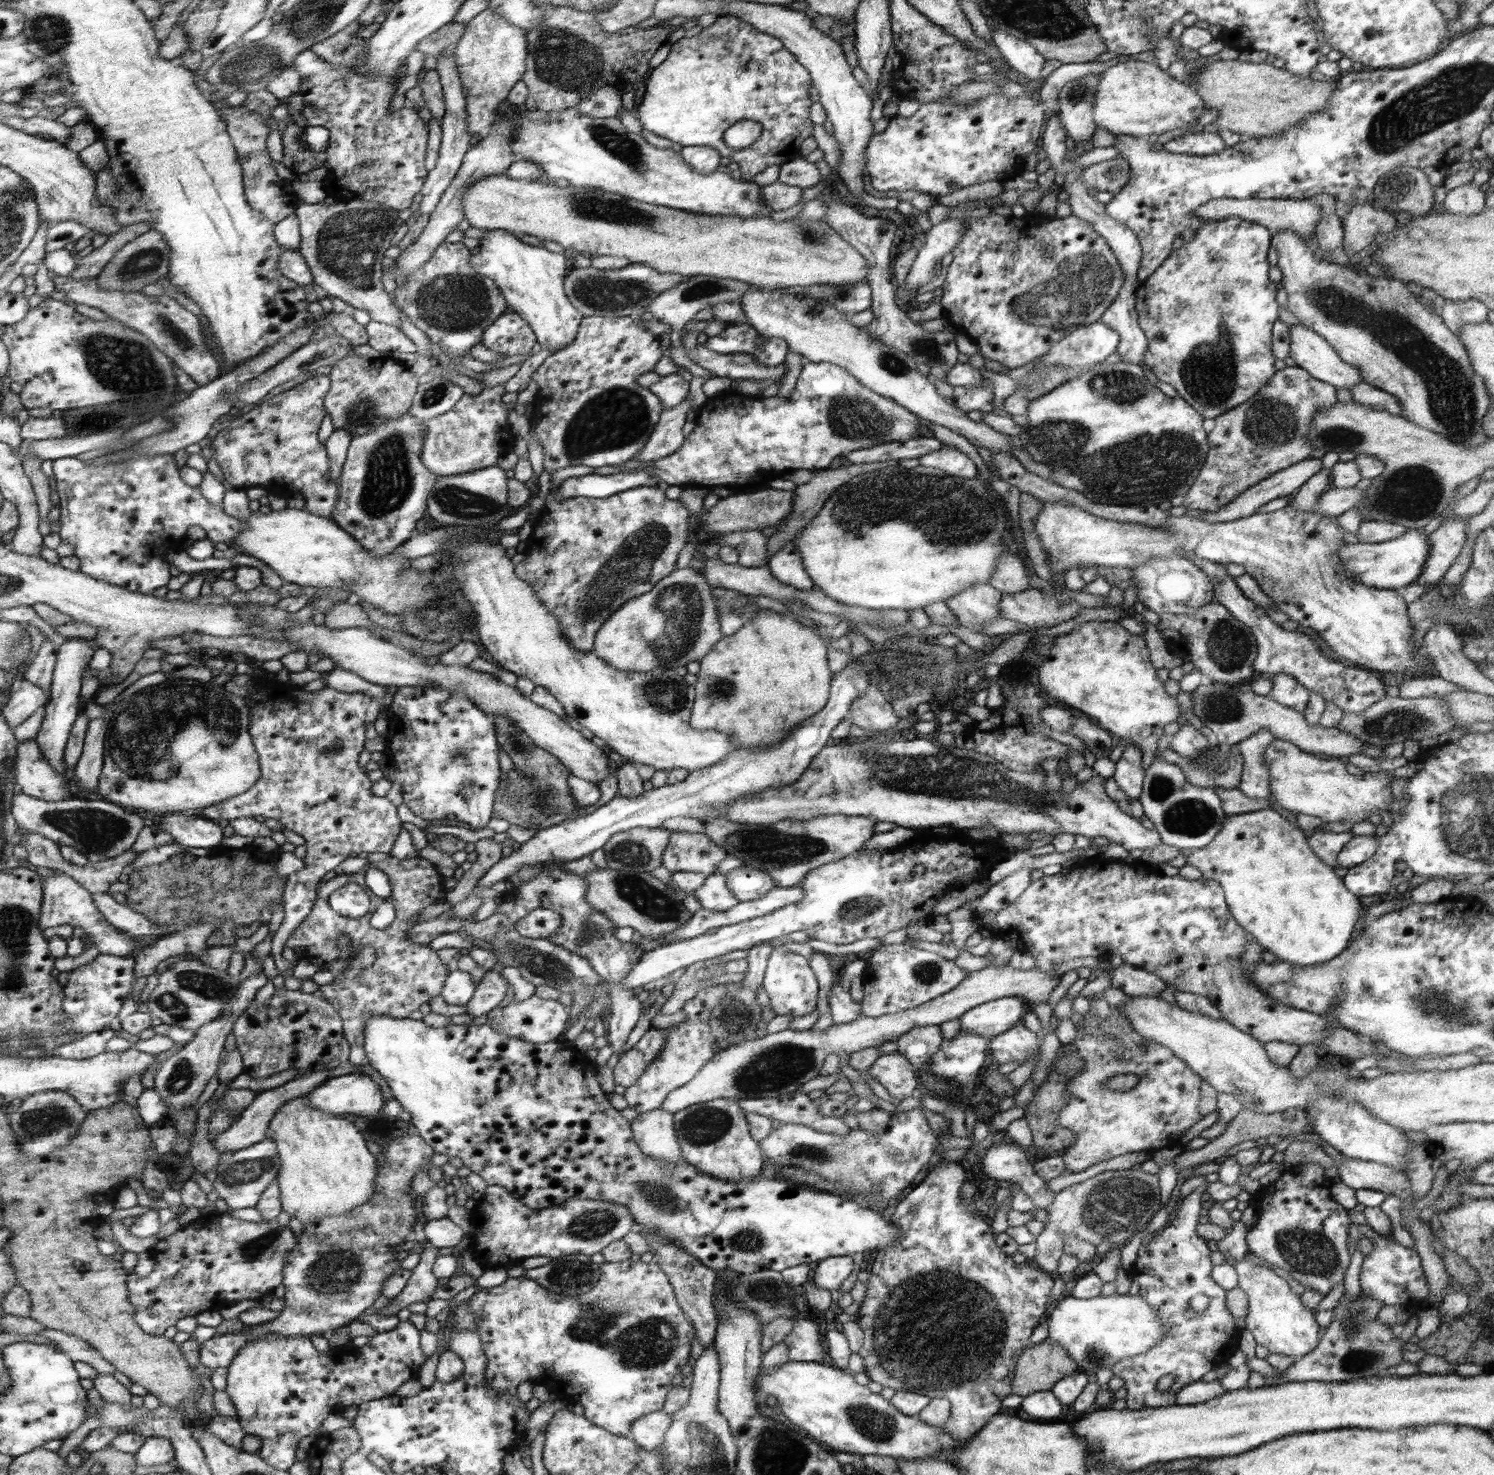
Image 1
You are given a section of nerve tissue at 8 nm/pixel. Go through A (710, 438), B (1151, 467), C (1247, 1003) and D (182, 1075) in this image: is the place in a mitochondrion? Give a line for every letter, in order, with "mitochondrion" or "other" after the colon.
A: other
B: mitochondrion
C: mitochondrion
D: mitochondrion

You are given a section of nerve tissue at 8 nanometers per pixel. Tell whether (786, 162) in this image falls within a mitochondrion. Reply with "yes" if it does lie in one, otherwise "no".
no

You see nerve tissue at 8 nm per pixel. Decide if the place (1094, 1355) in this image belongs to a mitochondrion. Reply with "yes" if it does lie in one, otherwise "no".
yes

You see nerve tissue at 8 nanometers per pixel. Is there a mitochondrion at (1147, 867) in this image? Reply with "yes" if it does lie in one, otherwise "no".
no

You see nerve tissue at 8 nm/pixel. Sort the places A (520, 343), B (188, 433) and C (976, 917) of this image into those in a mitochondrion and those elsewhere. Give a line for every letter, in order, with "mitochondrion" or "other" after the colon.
A: other
B: other
C: other

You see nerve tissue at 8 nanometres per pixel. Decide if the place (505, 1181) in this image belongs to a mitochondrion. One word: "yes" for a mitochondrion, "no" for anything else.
no

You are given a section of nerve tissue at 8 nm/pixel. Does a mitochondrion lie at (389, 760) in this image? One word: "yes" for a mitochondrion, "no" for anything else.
no

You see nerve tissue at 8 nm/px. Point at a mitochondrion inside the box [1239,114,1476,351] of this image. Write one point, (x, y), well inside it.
(1396, 186)

